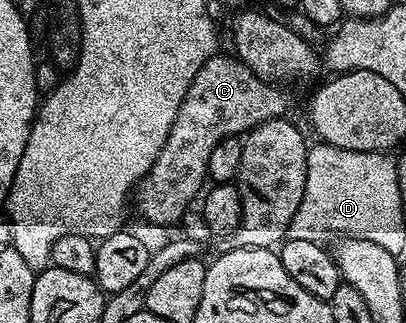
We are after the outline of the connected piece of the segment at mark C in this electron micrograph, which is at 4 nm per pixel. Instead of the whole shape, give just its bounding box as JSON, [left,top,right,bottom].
[134,52,289,226]

